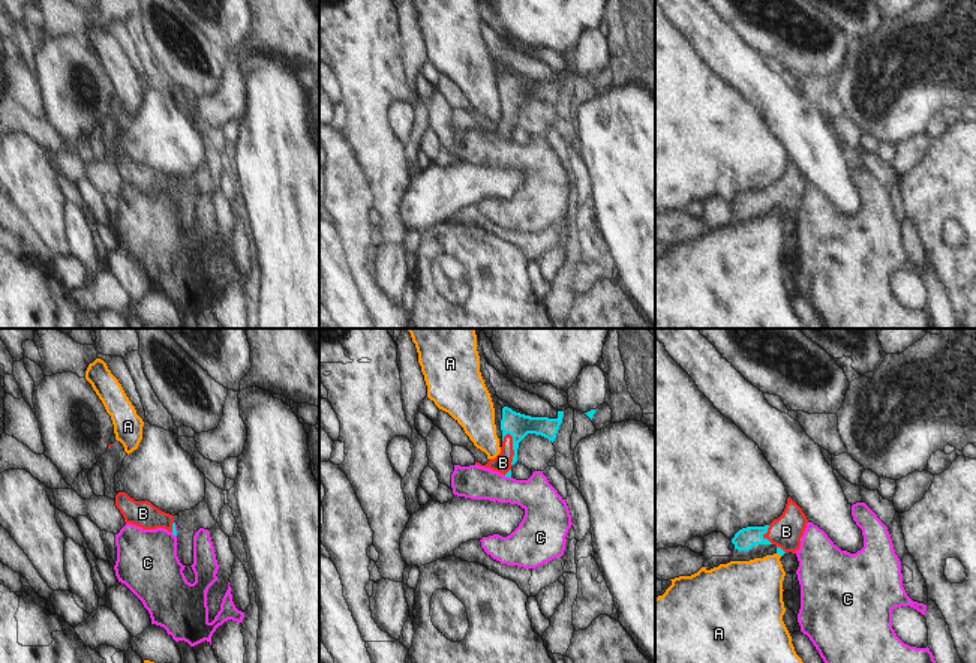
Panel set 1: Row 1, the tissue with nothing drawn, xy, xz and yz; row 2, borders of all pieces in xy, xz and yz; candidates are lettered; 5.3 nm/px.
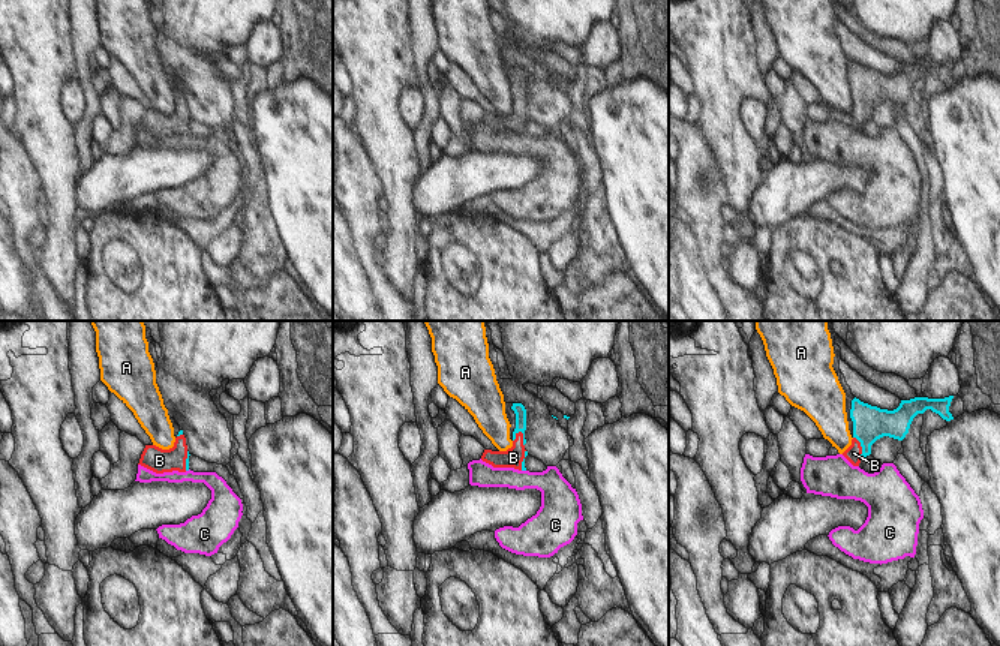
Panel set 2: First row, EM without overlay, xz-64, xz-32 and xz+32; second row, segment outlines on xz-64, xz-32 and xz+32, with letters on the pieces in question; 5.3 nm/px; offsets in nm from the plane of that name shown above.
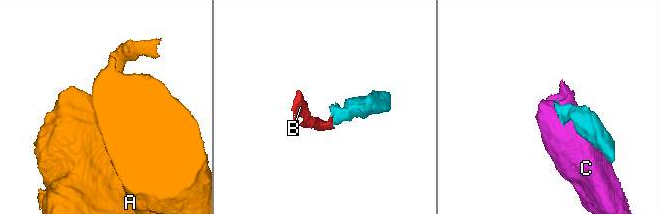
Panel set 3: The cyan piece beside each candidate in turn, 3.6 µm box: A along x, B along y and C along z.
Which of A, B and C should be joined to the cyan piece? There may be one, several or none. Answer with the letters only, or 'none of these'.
B

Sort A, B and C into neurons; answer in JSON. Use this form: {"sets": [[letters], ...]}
{"sets": [["A"], ["B"], ["C"]]}

